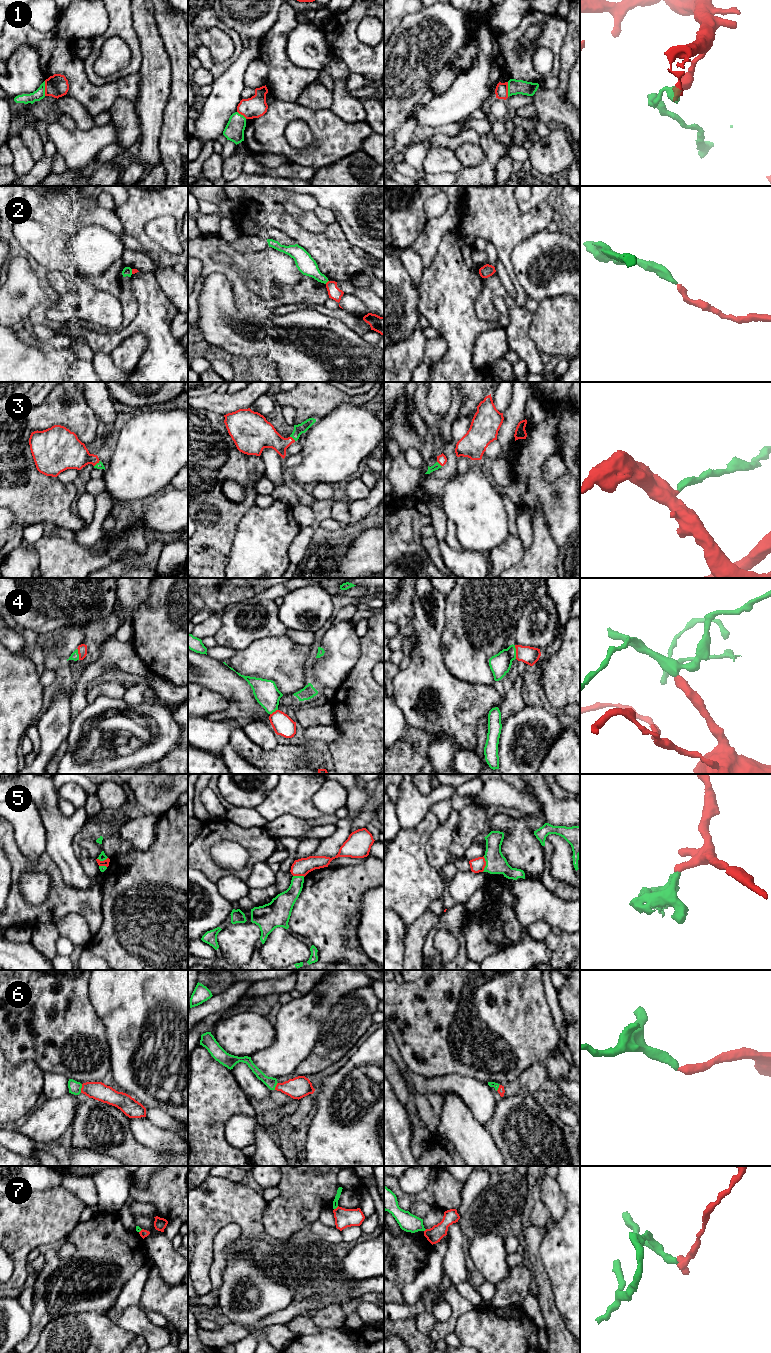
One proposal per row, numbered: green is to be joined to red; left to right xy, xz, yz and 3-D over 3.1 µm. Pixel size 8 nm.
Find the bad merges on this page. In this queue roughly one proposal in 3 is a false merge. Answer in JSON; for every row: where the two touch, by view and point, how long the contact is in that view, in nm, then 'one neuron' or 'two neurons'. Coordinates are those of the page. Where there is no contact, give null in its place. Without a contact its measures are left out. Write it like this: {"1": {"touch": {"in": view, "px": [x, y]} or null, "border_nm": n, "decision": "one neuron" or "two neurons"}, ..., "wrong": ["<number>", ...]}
{"1": {"touch": {"in": "xy", "px": [45, 88]}, "border_nm": 120, "decision": "two neurons"}, "2": {"touch": {"in": "xz", "px": [327, 282]}, "border_nm": 40, "decision": "two neurons"}, "3": {"touch": {"in": "xz", "px": [292, 438]}, "border_nm": 60, "decision": "one neuron"}, "4": {"touch": {"in": "yz", "px": [516, 652]}, "border_nm": 110, "decision": "one neuron"}, "5": {"touch": {"in": "yz", "px": [485, 864]}, "border_nm": 130, "decision": "two neurons"}, "6": {"touch": {"in": "xy", "px": [81, 1088]}, "border_nm": 70, "decision": "one neuron"}, "7": {"touch": {"in": "xz", "px": [337, 1207]}, "border_nm": 50, "decision": "two neurons"}, "wrong": ["1", "2", "5", "7"]}

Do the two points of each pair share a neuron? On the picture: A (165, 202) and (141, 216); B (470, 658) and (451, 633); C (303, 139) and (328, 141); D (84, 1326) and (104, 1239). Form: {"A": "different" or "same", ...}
{"A": "same", "B": "same", "C": "different", "D": "different"}

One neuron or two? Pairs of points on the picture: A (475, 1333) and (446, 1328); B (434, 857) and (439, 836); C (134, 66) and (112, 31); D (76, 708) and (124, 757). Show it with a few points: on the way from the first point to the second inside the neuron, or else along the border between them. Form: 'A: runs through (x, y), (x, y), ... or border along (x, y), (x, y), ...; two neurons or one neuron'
A: border along (470, 1311), (467, 1311), (458, 1319), (453, 1332); two neurons
B: runs through (437, 852), (439, 841); one neuron
C: runs through (135, 55), (134, 44), (123, 33); one neuron
D: border along (88, 703), (72, 721); two neurons

